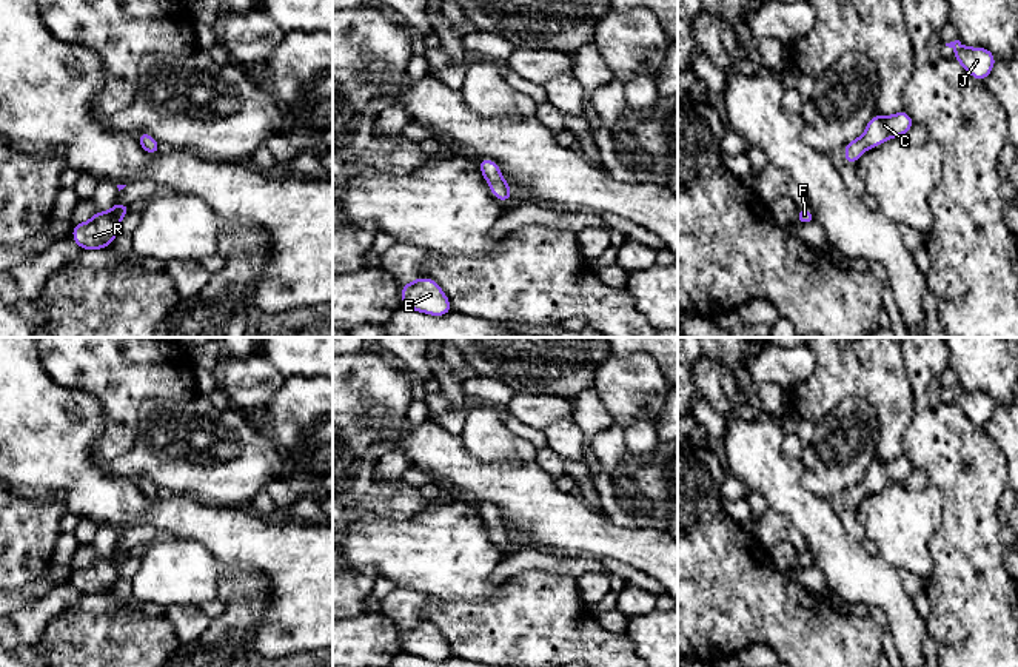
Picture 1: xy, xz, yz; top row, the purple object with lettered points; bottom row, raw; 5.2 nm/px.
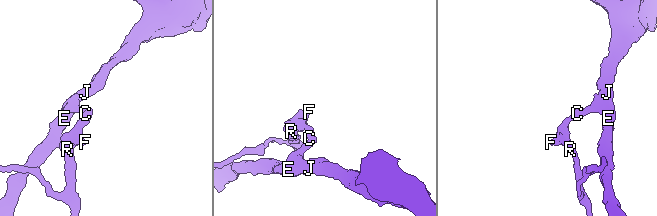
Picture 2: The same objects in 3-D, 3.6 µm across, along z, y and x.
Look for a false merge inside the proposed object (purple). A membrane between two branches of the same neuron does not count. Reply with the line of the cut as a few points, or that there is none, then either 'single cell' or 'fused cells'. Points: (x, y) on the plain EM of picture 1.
cut none; single cell

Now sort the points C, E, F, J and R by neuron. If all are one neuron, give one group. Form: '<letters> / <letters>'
C E F J R

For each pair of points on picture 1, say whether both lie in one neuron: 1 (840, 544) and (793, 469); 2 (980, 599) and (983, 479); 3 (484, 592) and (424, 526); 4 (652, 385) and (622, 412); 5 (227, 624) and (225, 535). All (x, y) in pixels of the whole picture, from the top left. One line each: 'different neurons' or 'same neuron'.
1: same neuron
2: same neuron
3: same neuron
4: same neuron
5: different neurons

